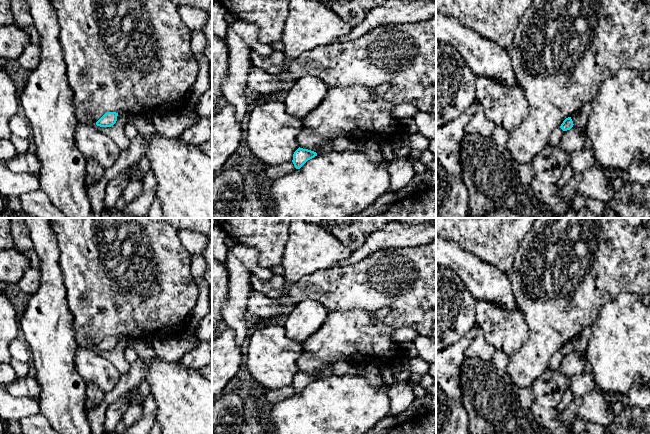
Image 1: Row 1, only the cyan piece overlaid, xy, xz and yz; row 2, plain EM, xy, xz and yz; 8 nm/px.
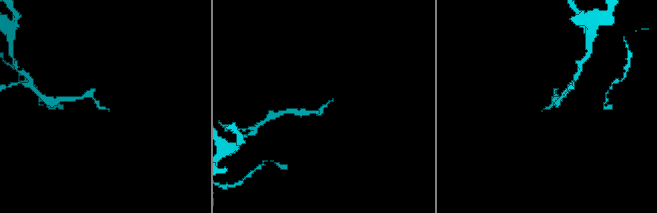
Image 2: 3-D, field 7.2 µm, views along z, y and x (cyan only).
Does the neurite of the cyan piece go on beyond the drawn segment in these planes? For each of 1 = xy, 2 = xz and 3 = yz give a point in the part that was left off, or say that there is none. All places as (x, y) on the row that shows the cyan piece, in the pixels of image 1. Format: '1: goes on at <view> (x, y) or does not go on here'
1: does not go on here
2: does not go on here
3: does not go on here

